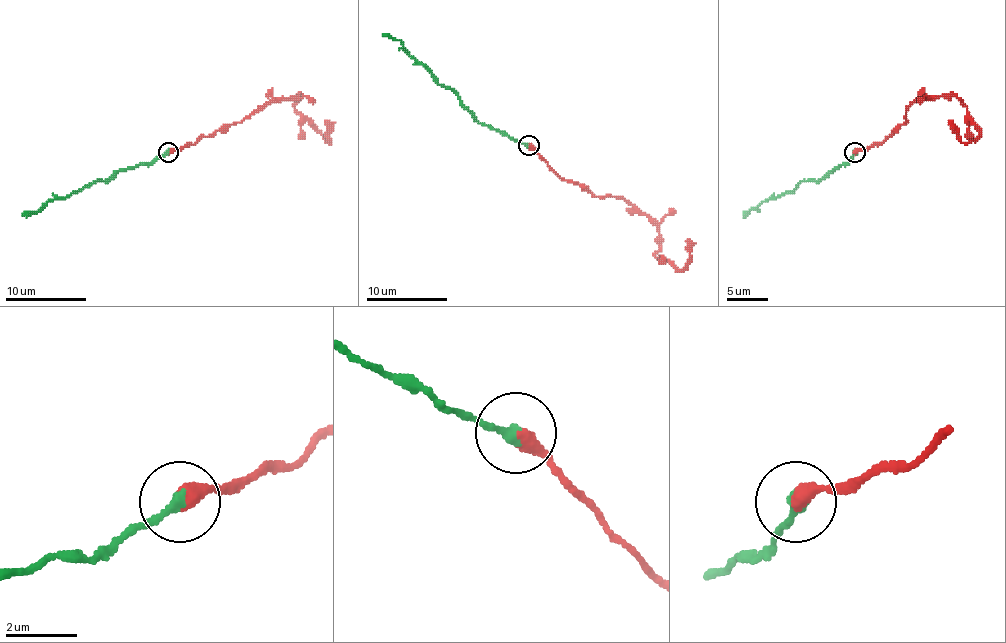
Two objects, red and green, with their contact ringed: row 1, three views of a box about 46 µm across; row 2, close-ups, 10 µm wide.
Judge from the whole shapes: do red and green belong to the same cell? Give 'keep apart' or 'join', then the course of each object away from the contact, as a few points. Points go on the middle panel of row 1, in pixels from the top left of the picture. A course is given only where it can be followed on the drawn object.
keep apart; red runs (529, 145), (565, 180), (636, 206), (659, 233), (655, 257), (677, 269), (689, 263), (687, 239); green runs (529, 145), (482, 125), (454, 93), (437, 82), (411, 56), (399, 40), (383, 34)

